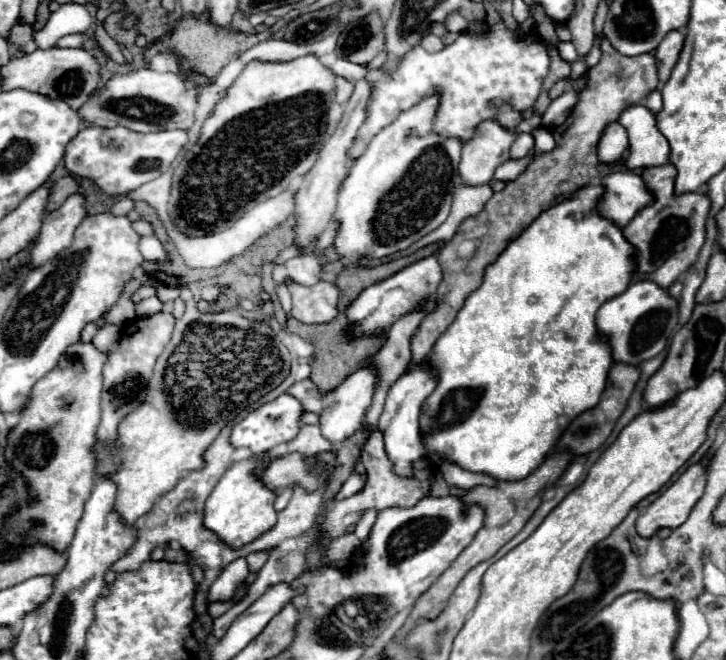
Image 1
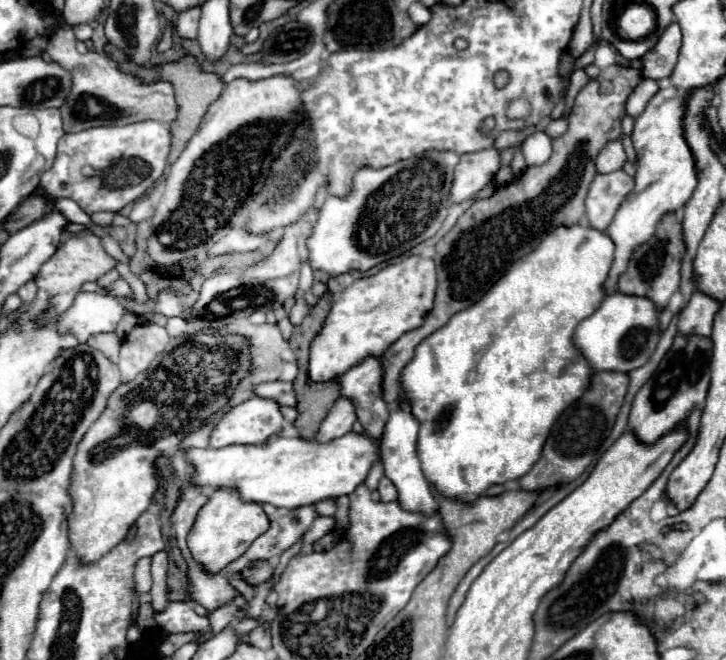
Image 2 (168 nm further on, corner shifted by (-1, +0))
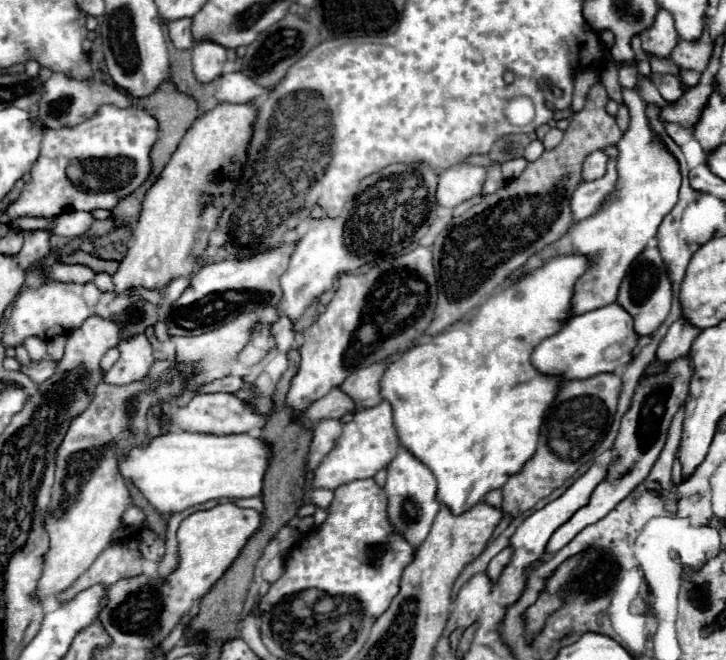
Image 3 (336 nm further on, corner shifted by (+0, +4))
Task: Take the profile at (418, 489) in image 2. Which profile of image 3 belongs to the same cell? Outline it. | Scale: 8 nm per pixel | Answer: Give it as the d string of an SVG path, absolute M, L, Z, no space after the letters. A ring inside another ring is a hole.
M398 448L396 458L388 464L388 478L384 492L388 494L388 516L396 530L414 546L418 548L424 538L428 536L428 530L440 510L440 502L436 498L436 478L432 472L406 448Z

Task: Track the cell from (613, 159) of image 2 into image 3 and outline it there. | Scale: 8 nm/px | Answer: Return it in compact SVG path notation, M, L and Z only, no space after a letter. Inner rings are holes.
M604 150L592 152L592 154L584 160L584 172L582 172L582 178L584 178L584 180L596 180L596 178L604 176L606 164L608 164L608 154L606 154Z

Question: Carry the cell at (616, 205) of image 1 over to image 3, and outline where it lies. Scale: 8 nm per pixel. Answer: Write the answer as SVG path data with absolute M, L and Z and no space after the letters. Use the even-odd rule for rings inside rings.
M616 160L608 162L608 170L602 178L596 178L592 182L582 182L576 188L570 202L574 218L584 220L596 214L596 210L600 210L600 206L604 204L604 198L610 198L612 186L616 186Z

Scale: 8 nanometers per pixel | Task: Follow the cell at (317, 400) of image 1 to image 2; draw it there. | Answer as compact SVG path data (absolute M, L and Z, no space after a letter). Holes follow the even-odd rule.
M263 382L263 384L253 386L253 394L259 398L275 400L283 406L293 406L293 402L297 402L293 398L293 384L291 382Z

